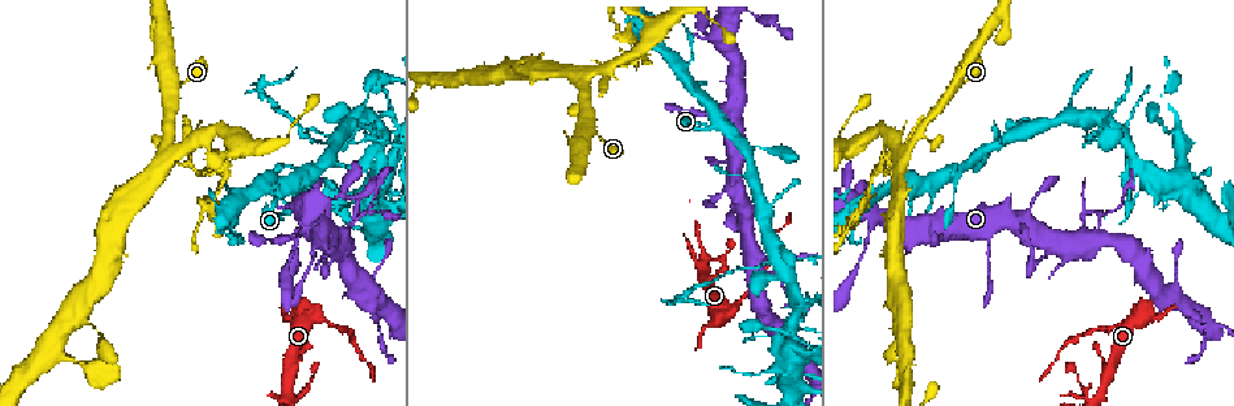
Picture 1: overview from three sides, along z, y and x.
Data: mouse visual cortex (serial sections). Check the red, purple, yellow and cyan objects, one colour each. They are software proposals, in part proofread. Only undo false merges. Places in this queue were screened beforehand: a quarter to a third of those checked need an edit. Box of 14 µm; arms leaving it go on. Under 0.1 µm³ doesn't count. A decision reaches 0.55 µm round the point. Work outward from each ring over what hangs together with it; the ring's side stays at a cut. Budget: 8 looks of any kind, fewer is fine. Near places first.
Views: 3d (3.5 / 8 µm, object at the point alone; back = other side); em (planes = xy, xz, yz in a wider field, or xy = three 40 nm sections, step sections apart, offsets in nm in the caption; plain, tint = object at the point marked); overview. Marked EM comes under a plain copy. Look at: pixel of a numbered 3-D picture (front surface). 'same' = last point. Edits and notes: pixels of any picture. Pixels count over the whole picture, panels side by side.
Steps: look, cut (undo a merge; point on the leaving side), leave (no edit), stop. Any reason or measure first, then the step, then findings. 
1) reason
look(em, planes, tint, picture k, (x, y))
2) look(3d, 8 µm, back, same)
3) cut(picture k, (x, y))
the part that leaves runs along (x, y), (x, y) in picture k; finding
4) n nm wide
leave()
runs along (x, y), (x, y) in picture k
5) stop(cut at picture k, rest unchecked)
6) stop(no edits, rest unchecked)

two arms in line, one across
look(3d, 3.5 µm, picture 1, (889, 139))

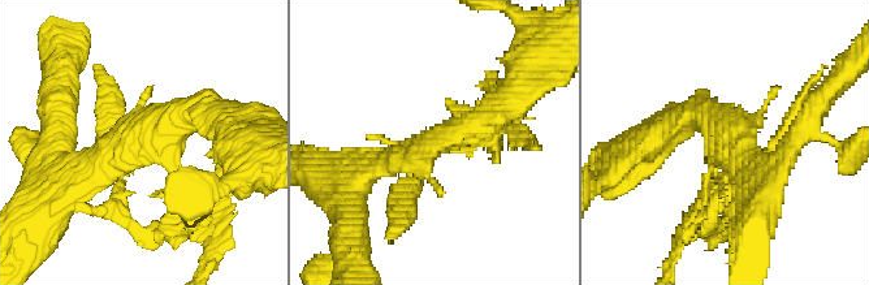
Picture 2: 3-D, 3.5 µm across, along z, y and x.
shape alone is not enough
look(em, xy, step 1, tint, picture 2, (726, 139))

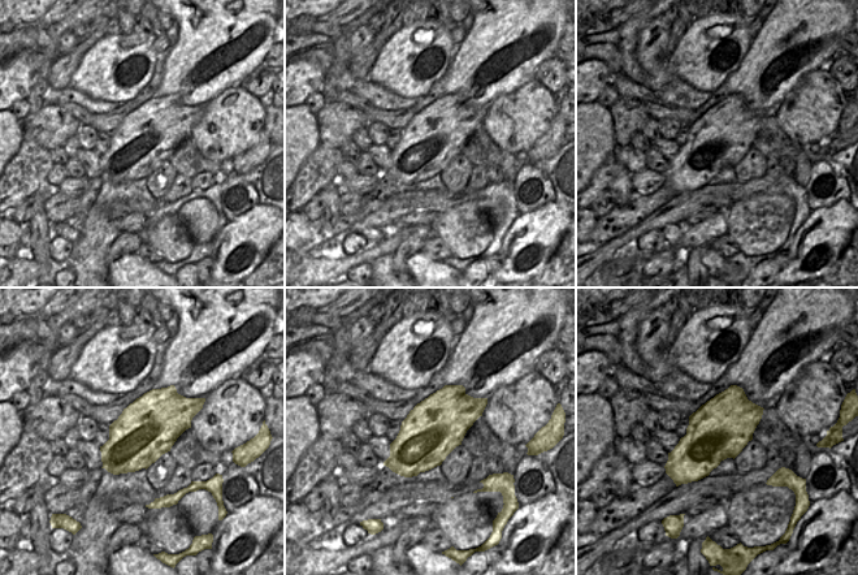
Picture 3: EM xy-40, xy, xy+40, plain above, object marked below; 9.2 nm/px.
look(em, xy, step 2, tint, same)

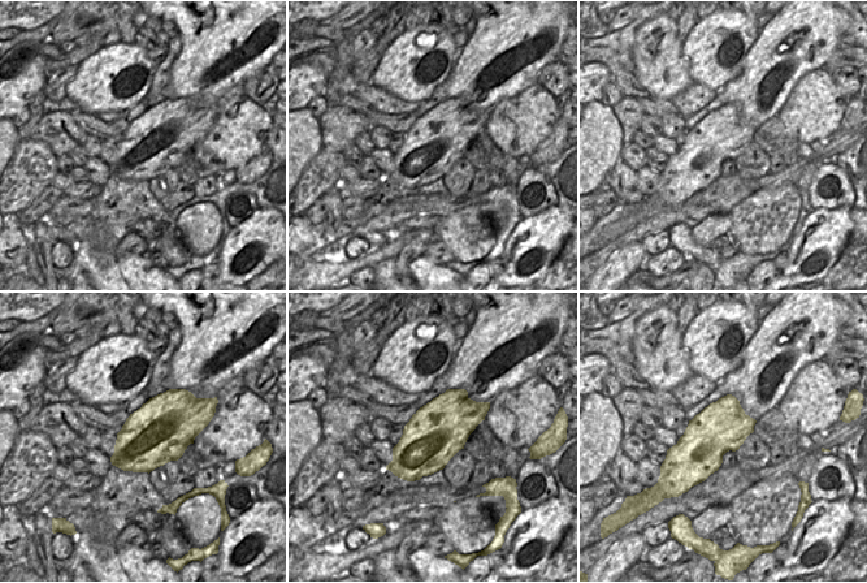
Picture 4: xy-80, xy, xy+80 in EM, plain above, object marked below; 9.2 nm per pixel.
550 nm wide
cut(picture 2, (713, 211))
the part that leaves runs along (713, 172), (696, 232), (666, 268) in picture 2; two cells meet here

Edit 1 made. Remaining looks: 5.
redraw
look(overview)

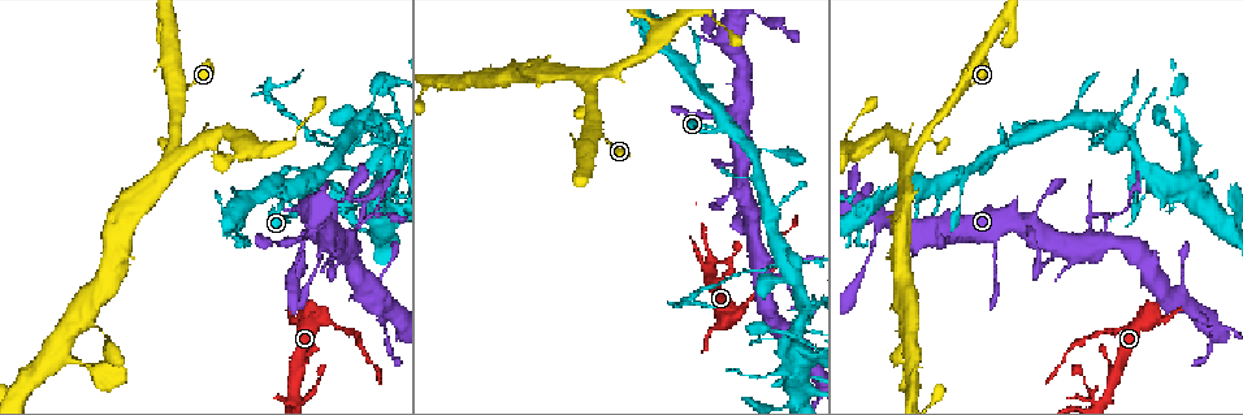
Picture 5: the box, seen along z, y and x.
abrupt turn
look(3d, 3.5 µm, picture 5, (328, 324))

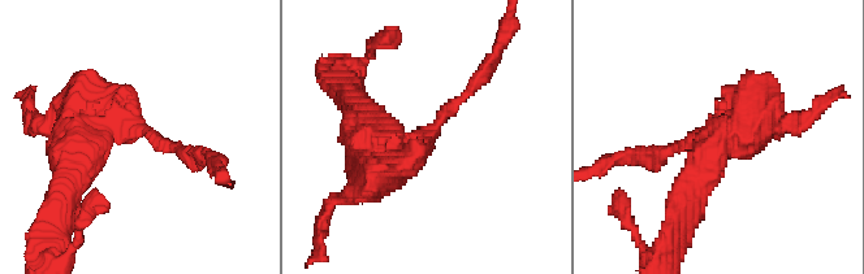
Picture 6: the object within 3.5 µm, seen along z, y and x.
look(em, planes, tint, picture 6, (132, 130))

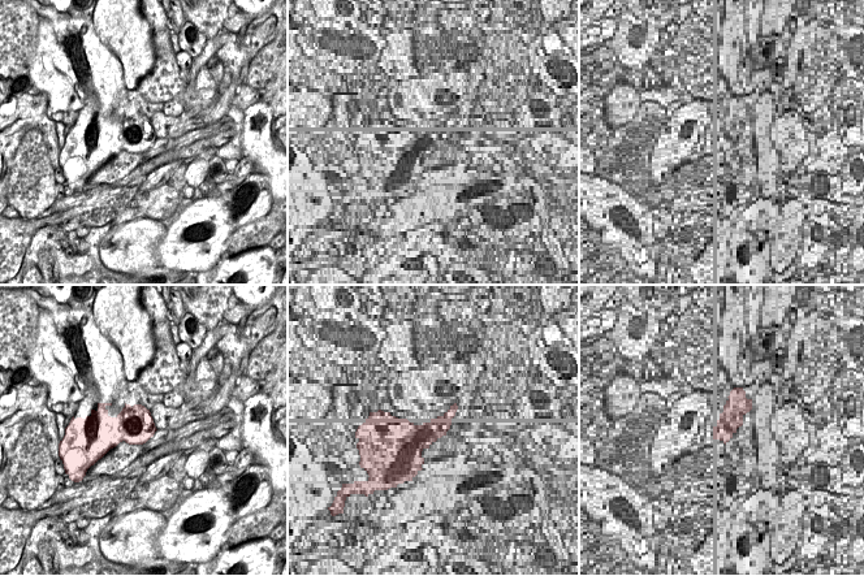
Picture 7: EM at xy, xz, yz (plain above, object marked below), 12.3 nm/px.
cut(picture 6, (687, 142))
the part that leaves runs along (746, 129), (799, 125), (829, 96) in picture 6; two cells meet here

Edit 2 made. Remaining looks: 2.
a narrow waist
look(3d, 3.5 µm, picture 5, (1100, 141))

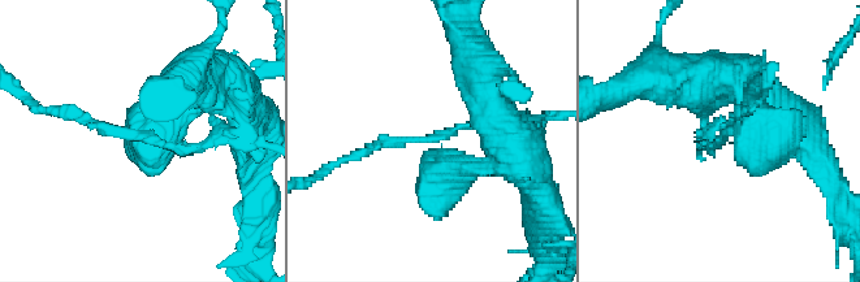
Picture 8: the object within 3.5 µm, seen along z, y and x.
arms of 100, 150 nm
look(em, xy, step 1, tint, picture 8, (126, 138))

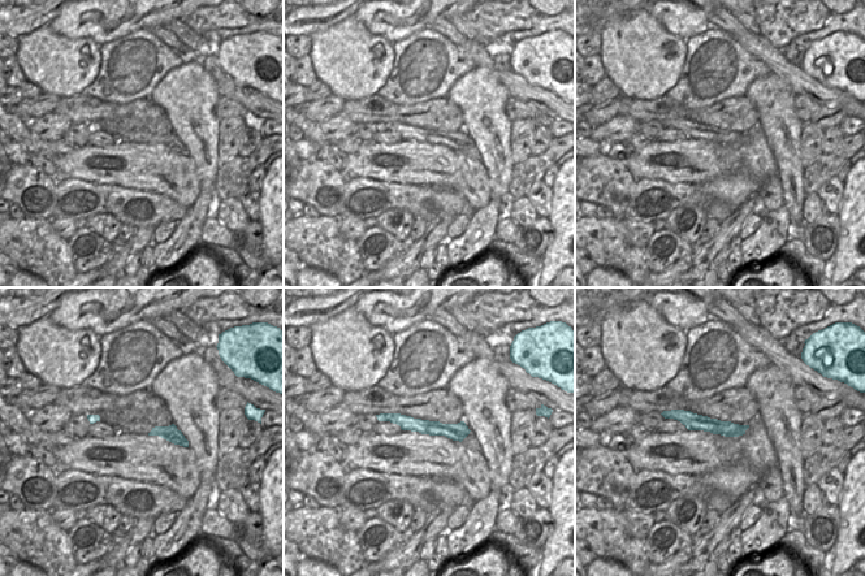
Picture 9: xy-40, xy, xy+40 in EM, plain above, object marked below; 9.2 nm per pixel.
160 nm wide
leave()
runs along (381, 418), (465, 432) in picture 9; one cell here

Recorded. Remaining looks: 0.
stop(cut at picture 2, cut at picture 6, rest unchecked)

